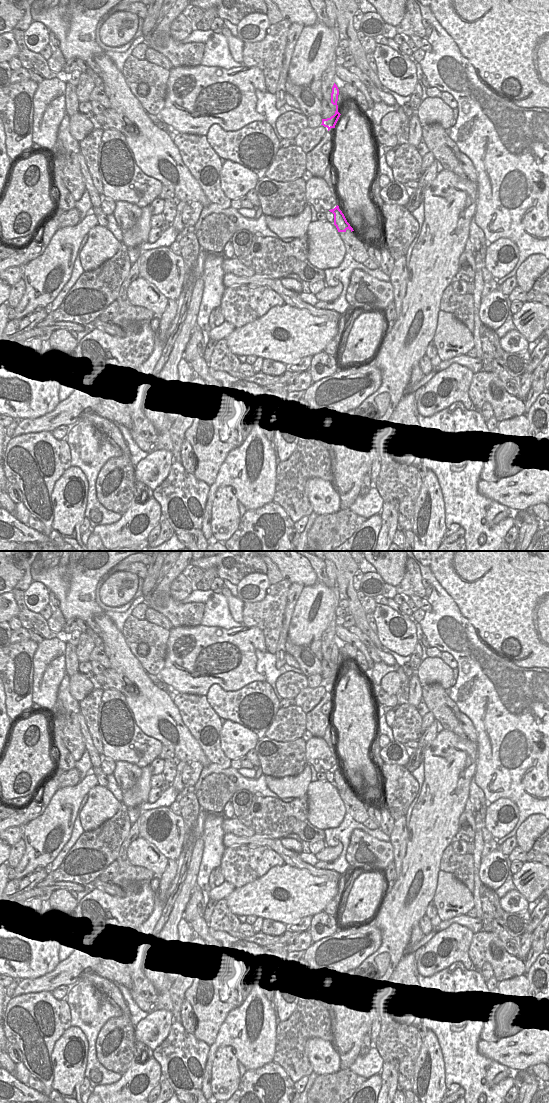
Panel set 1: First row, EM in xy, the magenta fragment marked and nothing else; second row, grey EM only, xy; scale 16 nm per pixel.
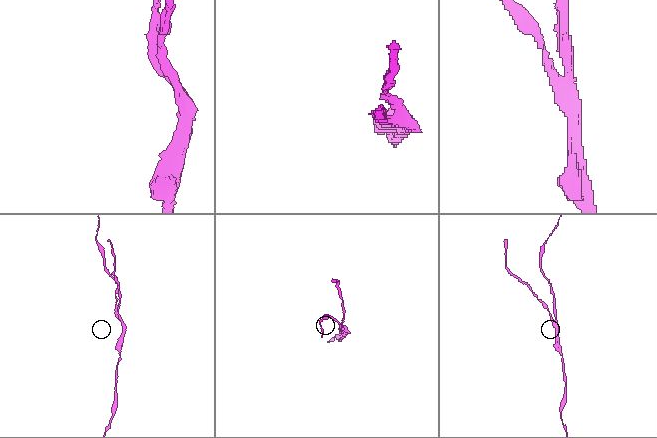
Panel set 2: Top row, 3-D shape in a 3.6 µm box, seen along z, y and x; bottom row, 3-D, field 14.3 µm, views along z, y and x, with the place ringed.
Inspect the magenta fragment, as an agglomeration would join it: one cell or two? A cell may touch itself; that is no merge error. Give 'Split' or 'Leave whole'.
Split.

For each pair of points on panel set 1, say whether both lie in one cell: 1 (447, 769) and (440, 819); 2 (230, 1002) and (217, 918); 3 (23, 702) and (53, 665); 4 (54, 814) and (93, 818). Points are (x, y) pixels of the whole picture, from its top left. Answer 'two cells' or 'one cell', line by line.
1: one cell
2: two cells
3: two cells
4: two cells

